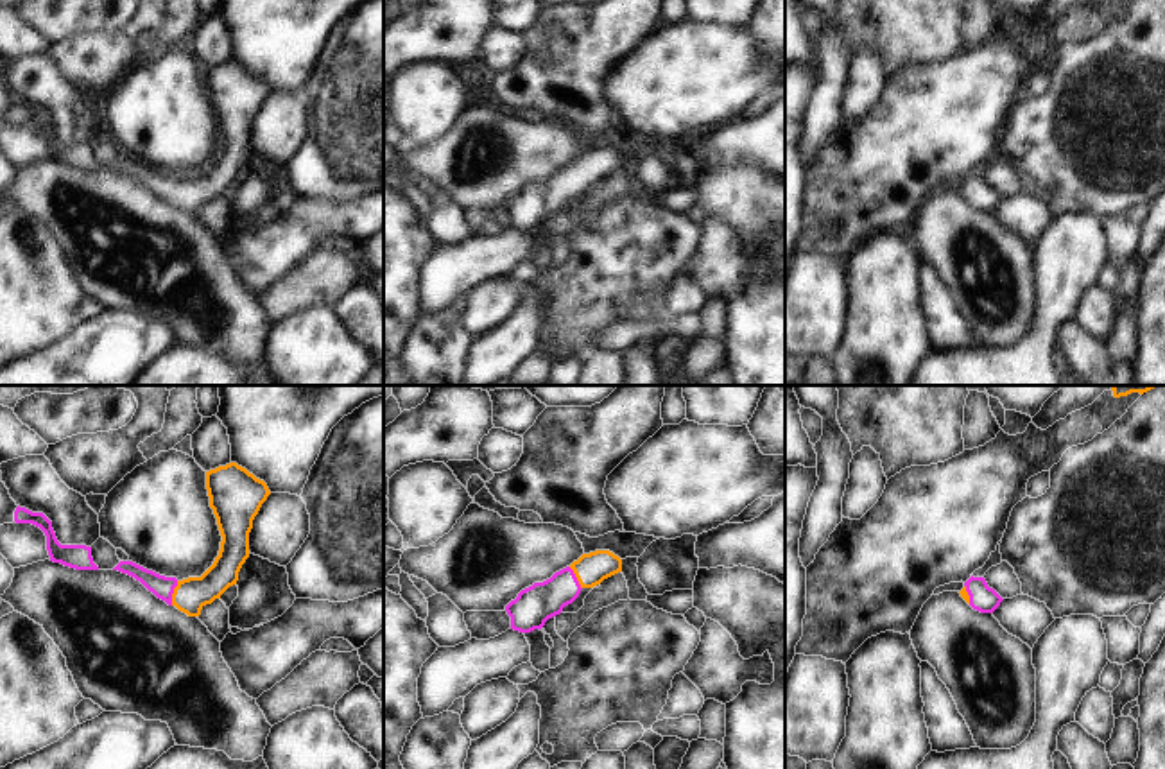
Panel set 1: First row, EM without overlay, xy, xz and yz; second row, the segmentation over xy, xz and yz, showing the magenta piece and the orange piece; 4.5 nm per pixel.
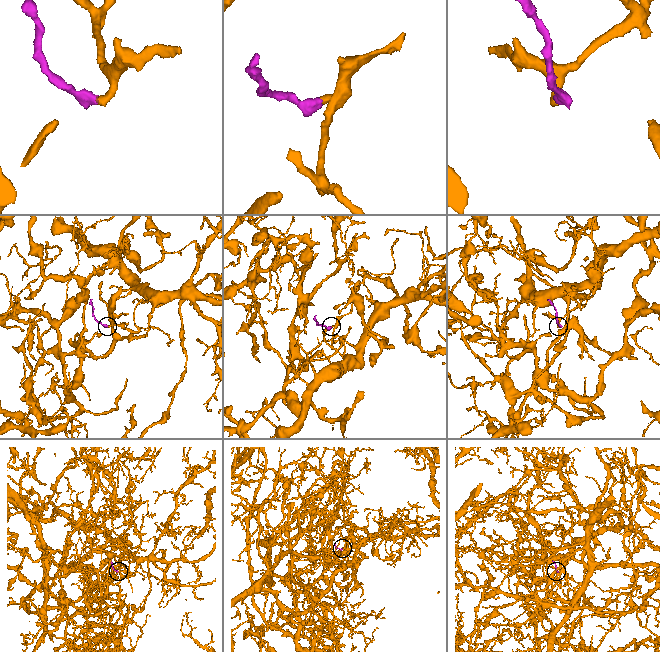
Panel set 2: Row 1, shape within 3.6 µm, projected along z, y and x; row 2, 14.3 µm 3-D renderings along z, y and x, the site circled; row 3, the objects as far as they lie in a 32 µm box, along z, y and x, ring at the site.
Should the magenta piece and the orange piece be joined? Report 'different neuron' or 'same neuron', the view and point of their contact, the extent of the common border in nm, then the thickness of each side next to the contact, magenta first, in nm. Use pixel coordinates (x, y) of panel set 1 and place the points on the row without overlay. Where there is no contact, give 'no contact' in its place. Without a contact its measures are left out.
same neuron; meets magenta in xy at (172, 190); contact 120 nm long; 100 nm thick on the magenta side, 150 nm on the other

